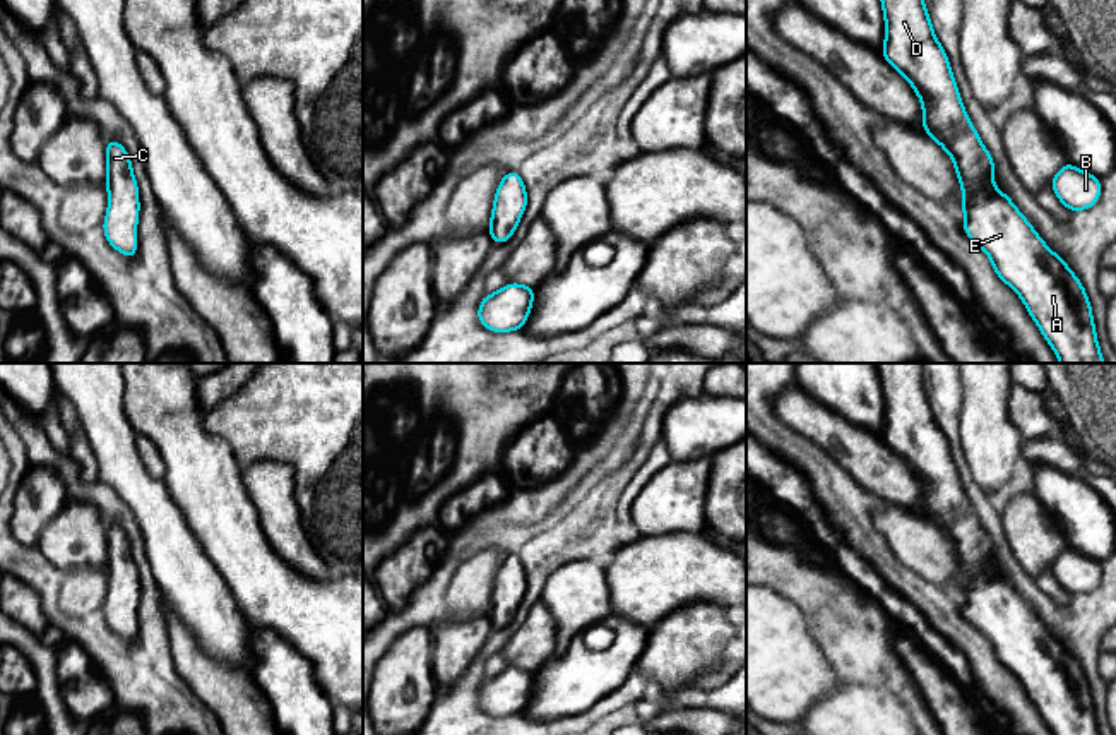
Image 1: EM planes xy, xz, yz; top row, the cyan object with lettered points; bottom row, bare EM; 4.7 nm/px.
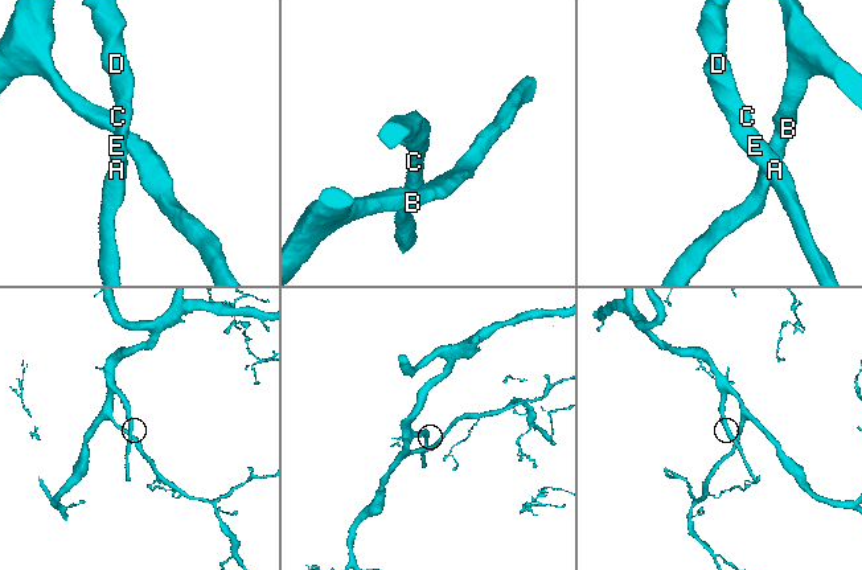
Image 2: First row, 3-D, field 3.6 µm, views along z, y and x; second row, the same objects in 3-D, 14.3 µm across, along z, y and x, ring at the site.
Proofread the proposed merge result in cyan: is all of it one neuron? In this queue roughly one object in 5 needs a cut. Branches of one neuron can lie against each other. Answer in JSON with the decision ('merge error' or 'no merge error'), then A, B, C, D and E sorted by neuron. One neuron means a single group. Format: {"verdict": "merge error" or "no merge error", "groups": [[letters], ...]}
{"verdict": "no merge error", "groups": [["A", "B", "C", "D", "E"]]}

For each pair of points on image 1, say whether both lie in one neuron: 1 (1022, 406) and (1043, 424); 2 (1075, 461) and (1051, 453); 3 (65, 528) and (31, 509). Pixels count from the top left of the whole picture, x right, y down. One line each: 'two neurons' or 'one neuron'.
1: one neuron
2: one neuron
3: two neurons

